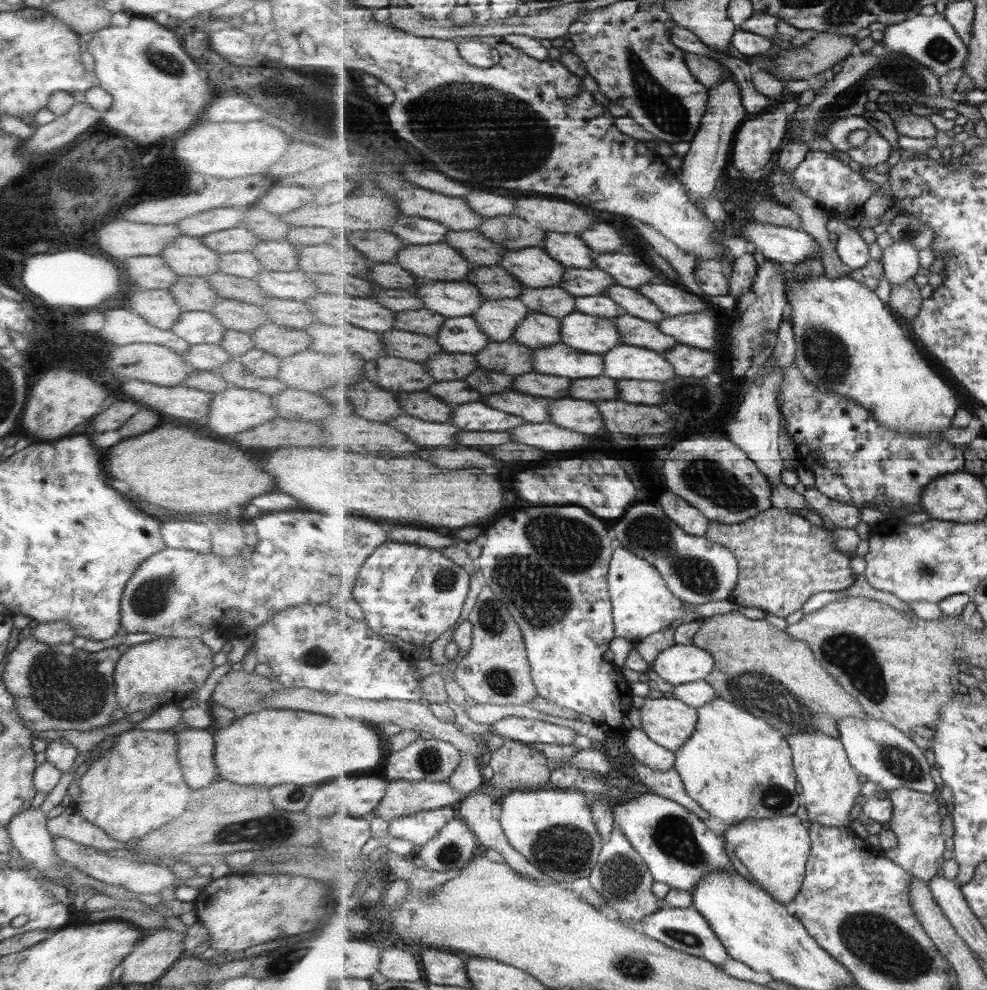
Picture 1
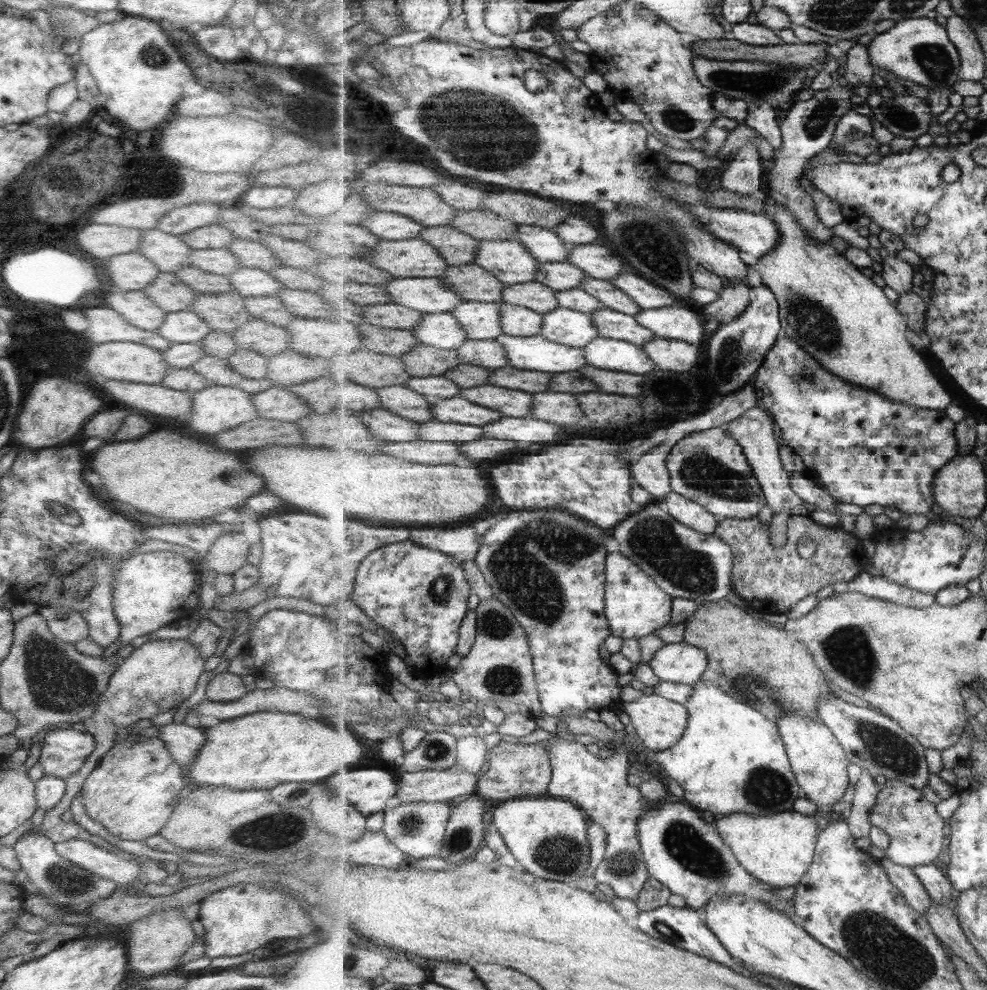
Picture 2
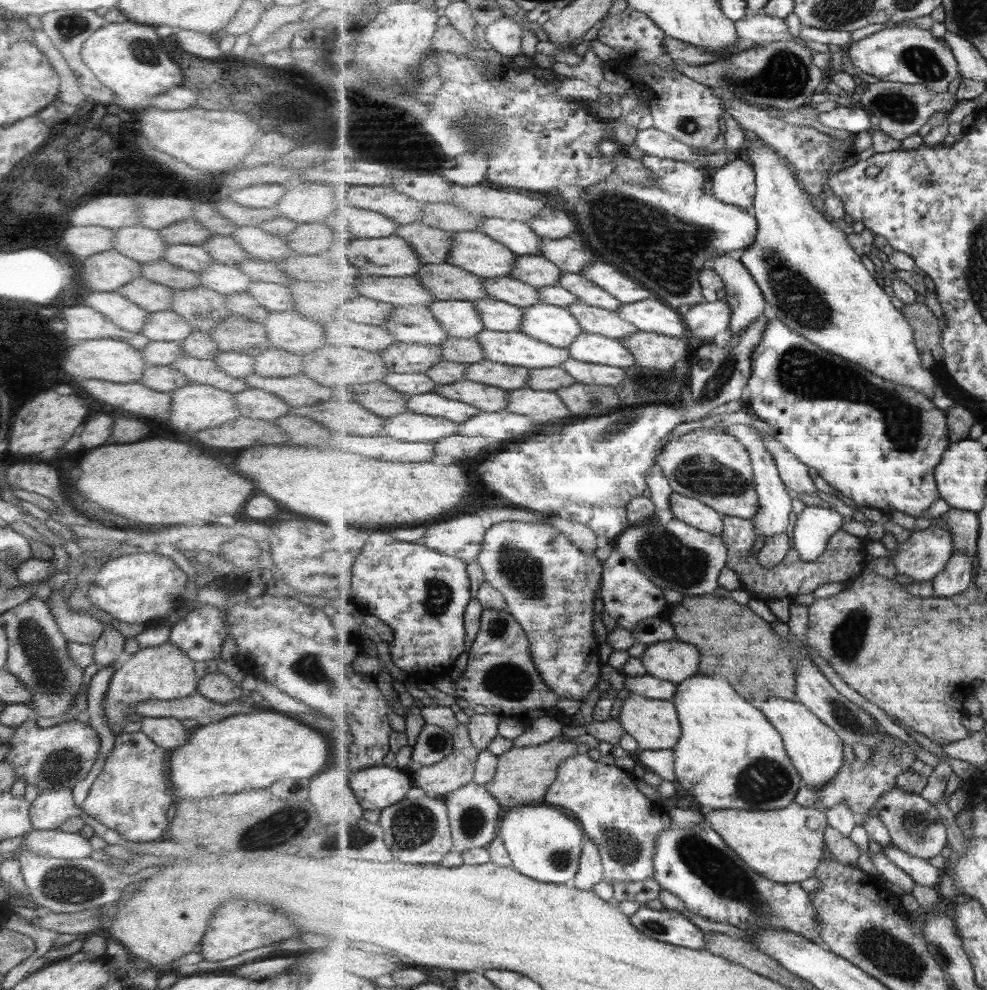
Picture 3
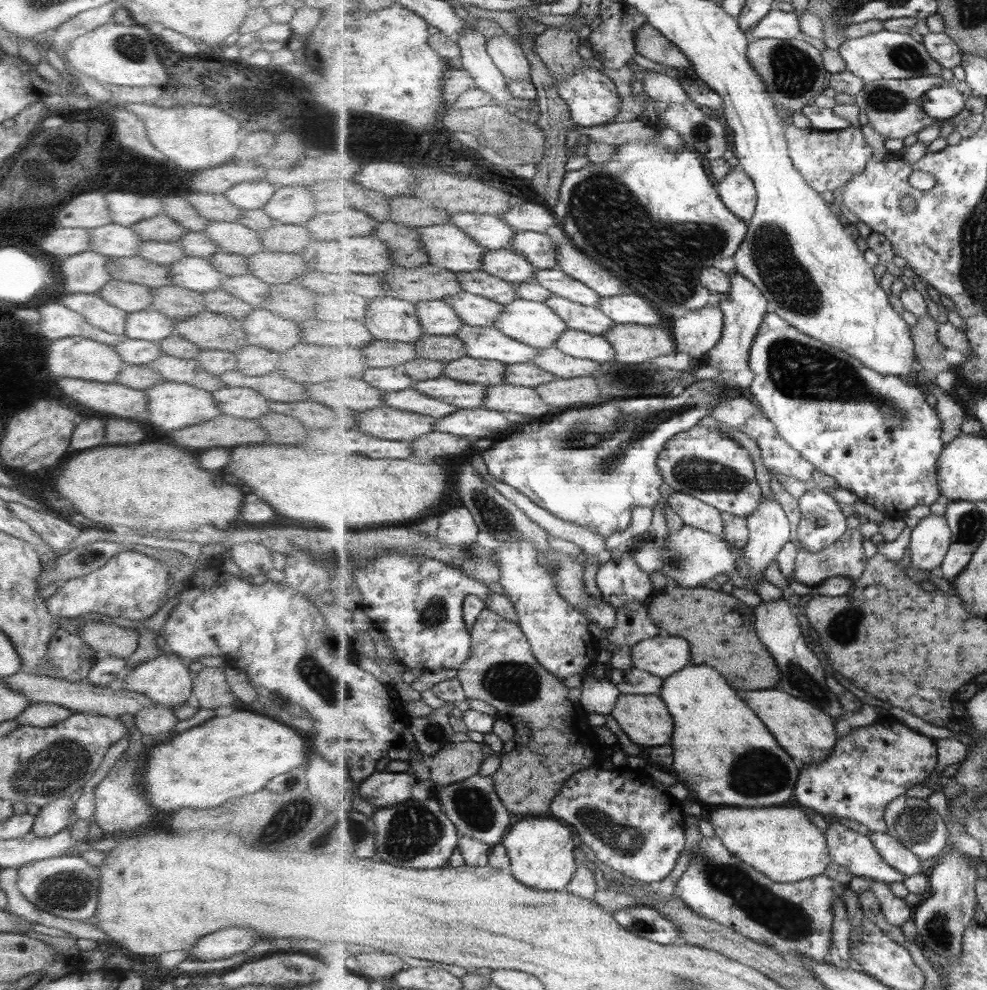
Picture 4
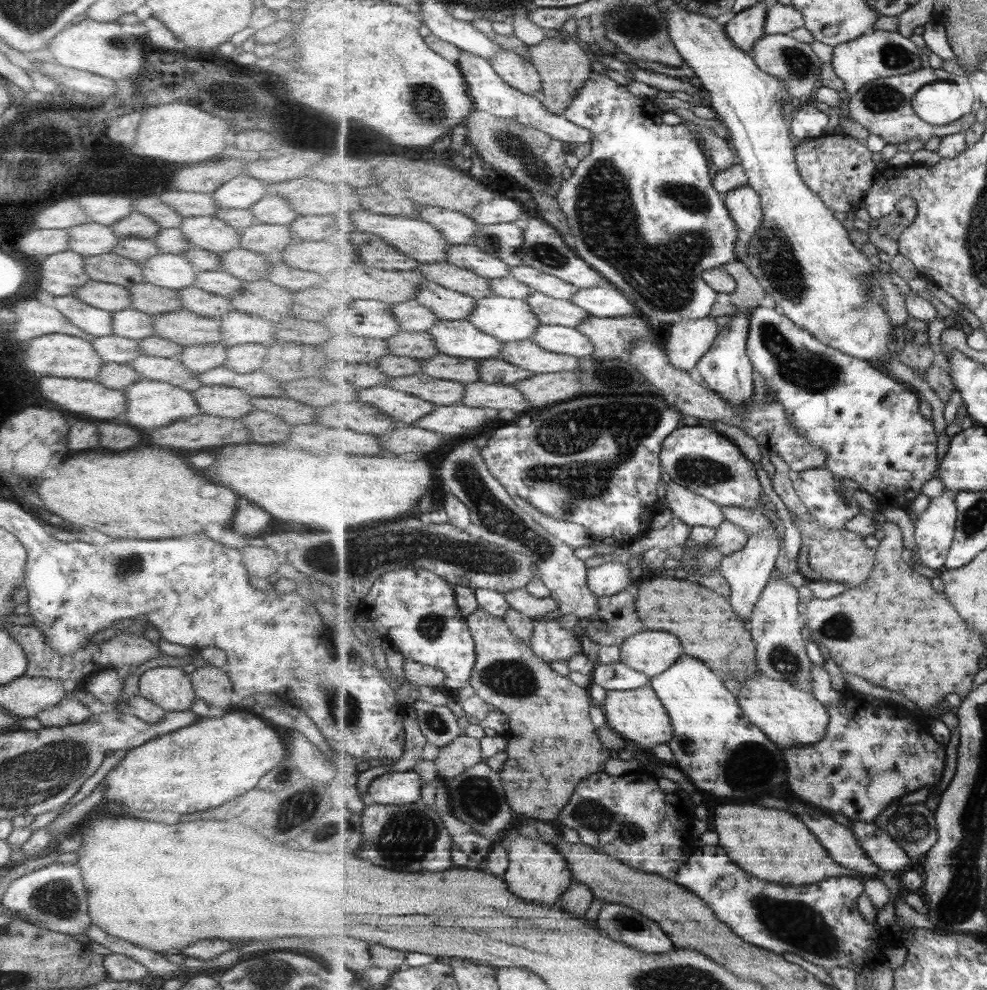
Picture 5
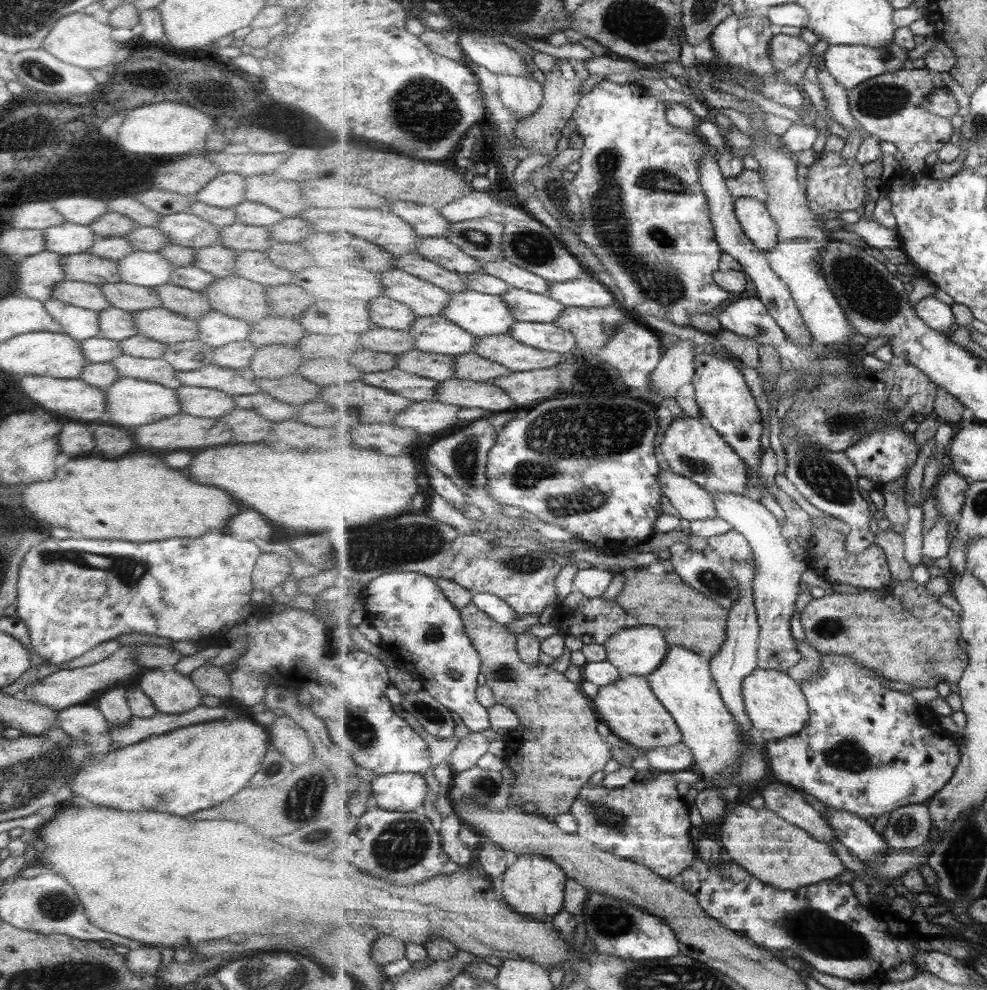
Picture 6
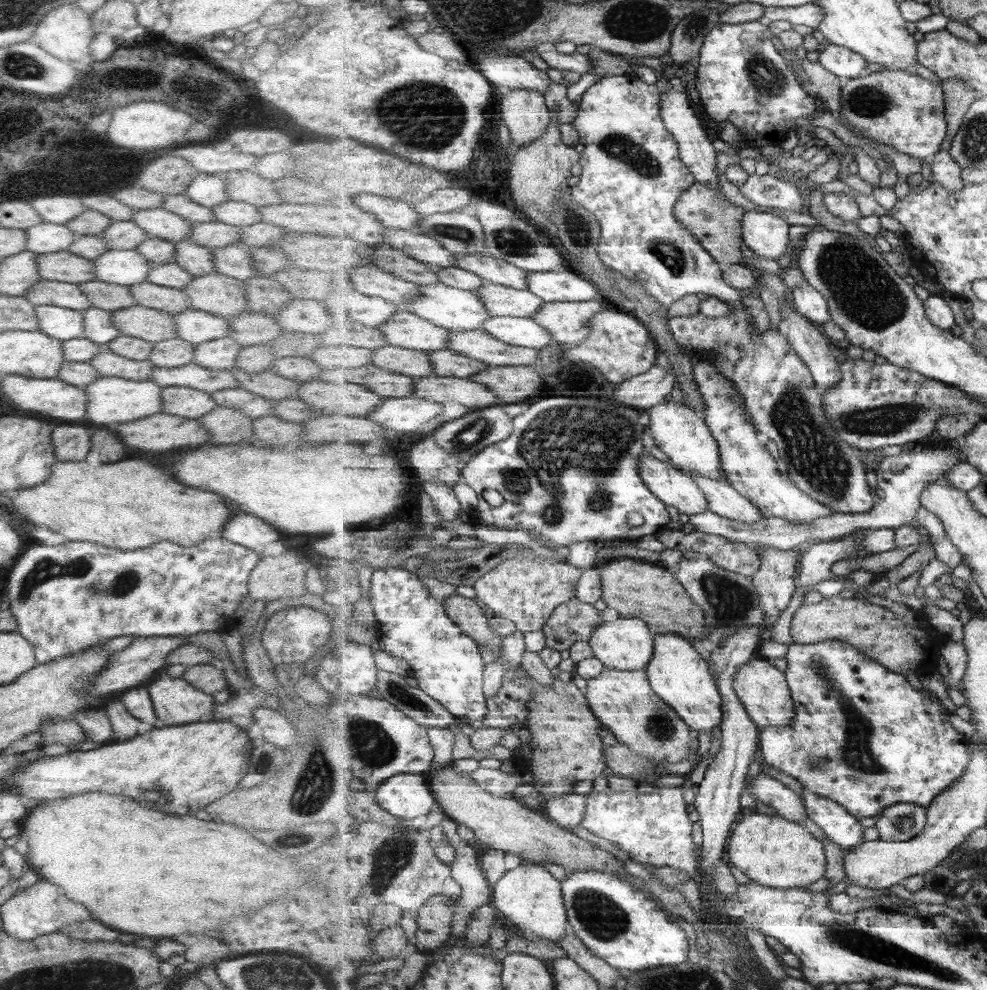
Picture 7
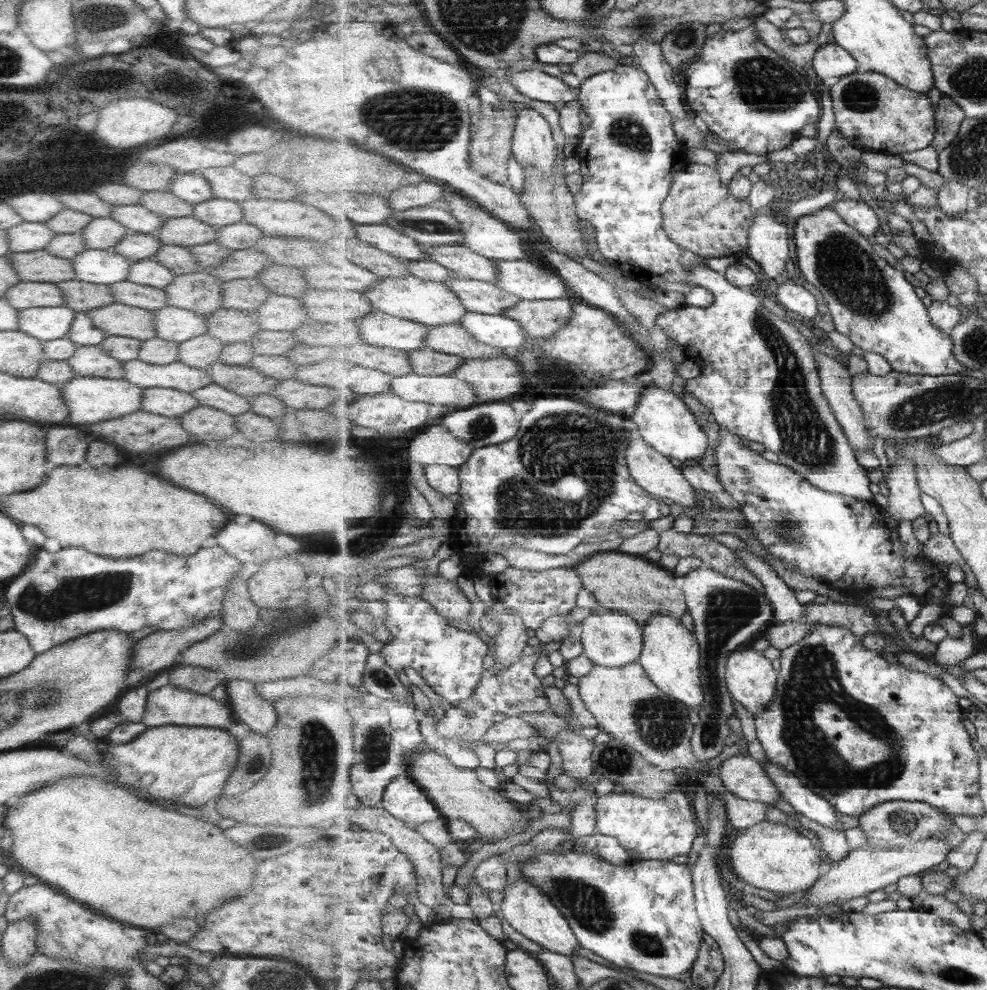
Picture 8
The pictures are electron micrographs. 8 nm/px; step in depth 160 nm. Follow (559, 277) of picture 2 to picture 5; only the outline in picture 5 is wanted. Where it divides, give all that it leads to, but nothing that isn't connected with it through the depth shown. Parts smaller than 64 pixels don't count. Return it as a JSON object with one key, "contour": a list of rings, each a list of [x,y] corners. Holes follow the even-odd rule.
{"contour":[[[474,245],[449,246],[447,261],[457,267],[473,270],[475,274],[489,279],[511,276],[511,267],[507,263]]]}

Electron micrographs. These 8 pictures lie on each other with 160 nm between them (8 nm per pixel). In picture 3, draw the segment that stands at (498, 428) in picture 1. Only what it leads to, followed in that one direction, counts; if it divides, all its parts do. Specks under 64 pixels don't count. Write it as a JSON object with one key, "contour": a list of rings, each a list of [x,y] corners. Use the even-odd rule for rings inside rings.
{"contour":[[[439,393],[410,395],[406,404],[408,404],[409,411],[427,416],[443,417],[459,425],[480,414],[478,408],[465,404],[463,401],[441,396]]]}

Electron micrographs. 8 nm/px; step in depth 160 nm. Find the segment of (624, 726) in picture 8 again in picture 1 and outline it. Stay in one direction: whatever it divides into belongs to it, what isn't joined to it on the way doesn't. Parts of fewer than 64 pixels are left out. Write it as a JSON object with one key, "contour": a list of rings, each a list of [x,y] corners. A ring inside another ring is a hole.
{"contour":[[[670,695],[645,700],[640,709],[643,731],[667,750],[683,748],[697,730],[699,710]]]}

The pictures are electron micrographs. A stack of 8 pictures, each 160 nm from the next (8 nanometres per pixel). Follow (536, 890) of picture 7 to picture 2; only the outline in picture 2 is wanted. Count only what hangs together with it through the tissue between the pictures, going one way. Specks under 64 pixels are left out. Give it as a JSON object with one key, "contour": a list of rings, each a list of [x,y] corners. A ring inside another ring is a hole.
{"contour":[[[549,796],[509,799],[493,810],[492,822],[525,872],[570,884],[575,884],[583,874],[587,874],[590,868],[588,826],[591,820],[573,802]]]}

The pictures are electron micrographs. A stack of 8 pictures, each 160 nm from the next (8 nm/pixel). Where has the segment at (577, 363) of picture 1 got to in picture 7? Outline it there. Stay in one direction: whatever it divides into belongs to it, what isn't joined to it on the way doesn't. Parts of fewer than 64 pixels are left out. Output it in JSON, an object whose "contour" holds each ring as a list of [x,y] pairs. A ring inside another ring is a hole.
{"contour":[[[408,310],[397,311],[385,326],[380,326],[387,345],[416,351],[450,348],[451,332]]]}

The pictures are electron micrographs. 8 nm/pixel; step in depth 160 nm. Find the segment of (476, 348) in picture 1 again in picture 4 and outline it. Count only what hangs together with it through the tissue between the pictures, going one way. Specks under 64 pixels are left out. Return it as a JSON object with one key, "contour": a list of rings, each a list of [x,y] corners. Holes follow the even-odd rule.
{"contour":[[[391,296],[369,299],[368,309],[363,323],[376,340],[414,343],[425,338],[423,327],[419,323],[416,303],[407,302]]]}

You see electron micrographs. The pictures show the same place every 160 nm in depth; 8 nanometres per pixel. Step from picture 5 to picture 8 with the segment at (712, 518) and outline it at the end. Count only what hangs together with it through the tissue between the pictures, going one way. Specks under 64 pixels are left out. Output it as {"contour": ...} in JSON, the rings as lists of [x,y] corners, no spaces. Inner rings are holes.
{"contour":[[[633,433],[630,440],[630,447],[626,452],[627,467],[630,469],[632,477],[637,484],[642,485],[647,492],[652,495],[661,497],[661,500],[675,502],[689,508],[700,509],[701,503],[695,498],[695,487],[683,475],[682,468],[677,468],[670,457],[665,456],[662,452],[655,450],[648,442]]]}

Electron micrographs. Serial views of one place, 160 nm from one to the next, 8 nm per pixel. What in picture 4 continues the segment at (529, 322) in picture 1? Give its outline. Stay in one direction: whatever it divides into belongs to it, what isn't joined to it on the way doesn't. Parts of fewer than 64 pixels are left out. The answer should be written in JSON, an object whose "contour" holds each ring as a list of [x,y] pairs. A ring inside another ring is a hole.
{"contour":[[[467,291],[446,296],[443,299],[458,312],[459,317],[463,319],[463,323],[473,327],[495,327],[499,316],[503,316],[501,314],[504,311],[503,304]]]}

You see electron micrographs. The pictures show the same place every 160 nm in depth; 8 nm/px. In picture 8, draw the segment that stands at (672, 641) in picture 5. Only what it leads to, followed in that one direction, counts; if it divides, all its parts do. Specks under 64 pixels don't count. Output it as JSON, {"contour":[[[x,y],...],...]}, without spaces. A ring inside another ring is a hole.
{"contour":[[[598,611],[589,615],[580,626],[580,640],[584,647],[583,654],[595,665],[607,668],[623,668],[627,664],[639,662],[644,647],[642,623],[627,613],[617,611]]]}

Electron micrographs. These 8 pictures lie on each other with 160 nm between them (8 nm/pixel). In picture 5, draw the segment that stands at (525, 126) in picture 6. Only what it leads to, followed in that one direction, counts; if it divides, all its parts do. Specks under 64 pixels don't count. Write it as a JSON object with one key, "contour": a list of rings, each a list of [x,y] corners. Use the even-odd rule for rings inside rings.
{"contour":[[[562,32],[547,37],[541,44],[530,47],[531,62],[541,73],[544,90],[540,96],[543,106],[553,114],[567,115],[568,108],[586,85],[591,71],[591,60],[578,40]]]}

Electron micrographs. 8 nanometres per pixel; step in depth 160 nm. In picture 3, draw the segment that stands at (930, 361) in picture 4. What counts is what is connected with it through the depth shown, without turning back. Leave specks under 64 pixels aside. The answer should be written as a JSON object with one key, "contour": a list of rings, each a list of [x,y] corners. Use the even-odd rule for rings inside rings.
{"contour":[[[925,303],[906,304],[902,311],[905,313],[907,322],[915,330],[915,341],[918,348],[924,345],[933,347],[935,344],[942,344],[942,326],[939,318],[925,305]]]}

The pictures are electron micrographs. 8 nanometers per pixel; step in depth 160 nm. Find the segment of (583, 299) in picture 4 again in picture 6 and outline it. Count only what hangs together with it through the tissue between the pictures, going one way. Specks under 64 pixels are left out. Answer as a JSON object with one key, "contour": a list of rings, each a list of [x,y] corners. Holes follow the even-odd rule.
{"contour":[[[495,260],[495,262],[486,262],[481,272],[496,276],[505,282],[508,282],[513,288],[520,288],[534,292],[535,294],[547,294],[551,282],[545,280],[535,272],[517,266],[505,260]]]}

